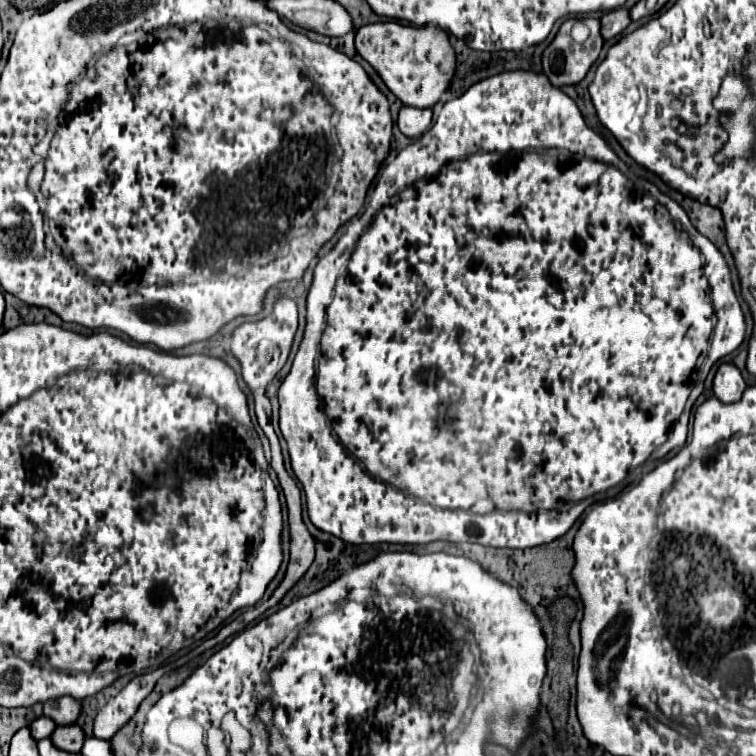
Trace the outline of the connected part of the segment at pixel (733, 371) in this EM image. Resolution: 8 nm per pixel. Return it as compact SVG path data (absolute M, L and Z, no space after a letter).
M721 363L713 381L713 393L721 403L737 403L745 391L745 381L733 363Z

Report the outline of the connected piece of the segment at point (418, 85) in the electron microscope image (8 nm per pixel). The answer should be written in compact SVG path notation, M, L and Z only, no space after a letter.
M397 21L365 25L355 35L355 47L403 105L433 107L455 73L455 51L447 33L435 25L409 27Z

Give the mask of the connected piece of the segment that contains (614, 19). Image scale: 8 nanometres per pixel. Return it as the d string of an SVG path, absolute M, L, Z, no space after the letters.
M615 9L615 11L609 11L601 17L601 37L605 41L617 37L623 33L623 29L631 23L629 19L629 11L625 9Z

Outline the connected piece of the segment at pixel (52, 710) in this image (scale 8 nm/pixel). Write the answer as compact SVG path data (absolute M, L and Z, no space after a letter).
M57 697L43 703L43 715L53 719L57 725L71 725L77 721L81 701L73 697Z

